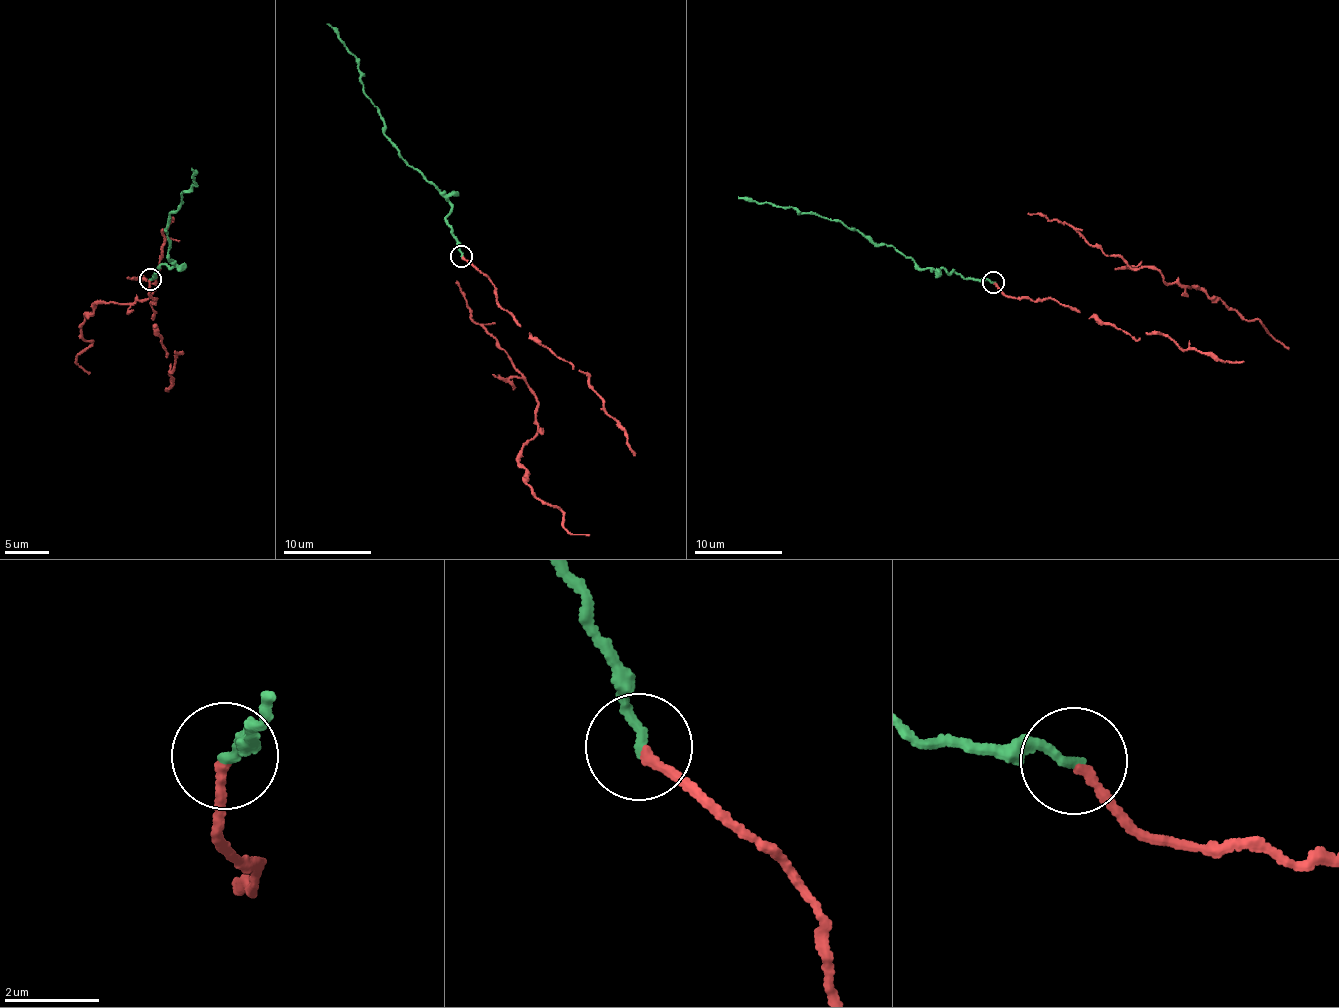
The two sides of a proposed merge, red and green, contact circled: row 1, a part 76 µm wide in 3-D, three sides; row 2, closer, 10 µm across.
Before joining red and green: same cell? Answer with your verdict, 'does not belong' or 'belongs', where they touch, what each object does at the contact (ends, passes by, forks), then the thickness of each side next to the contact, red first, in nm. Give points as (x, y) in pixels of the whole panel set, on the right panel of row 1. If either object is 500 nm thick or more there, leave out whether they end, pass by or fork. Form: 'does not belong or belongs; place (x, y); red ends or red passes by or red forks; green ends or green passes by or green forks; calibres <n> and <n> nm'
belongs; place (993, 282); red ends; green ends; calibres 200 and 200 nm

